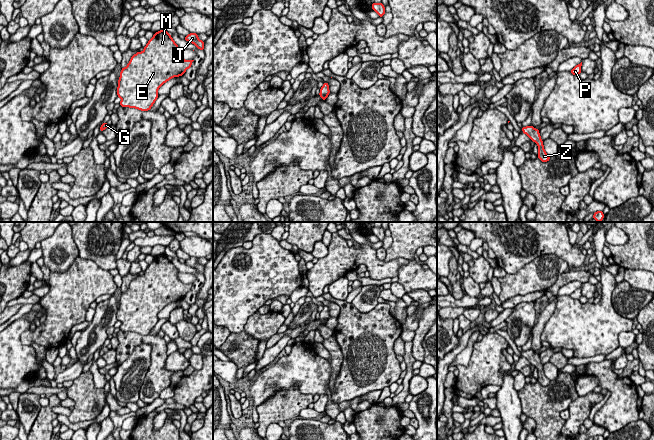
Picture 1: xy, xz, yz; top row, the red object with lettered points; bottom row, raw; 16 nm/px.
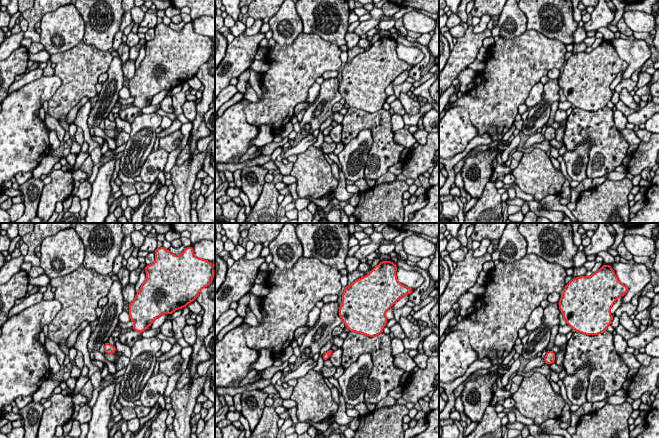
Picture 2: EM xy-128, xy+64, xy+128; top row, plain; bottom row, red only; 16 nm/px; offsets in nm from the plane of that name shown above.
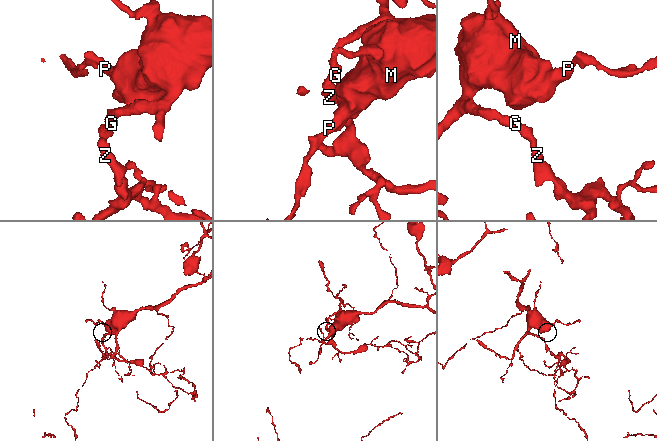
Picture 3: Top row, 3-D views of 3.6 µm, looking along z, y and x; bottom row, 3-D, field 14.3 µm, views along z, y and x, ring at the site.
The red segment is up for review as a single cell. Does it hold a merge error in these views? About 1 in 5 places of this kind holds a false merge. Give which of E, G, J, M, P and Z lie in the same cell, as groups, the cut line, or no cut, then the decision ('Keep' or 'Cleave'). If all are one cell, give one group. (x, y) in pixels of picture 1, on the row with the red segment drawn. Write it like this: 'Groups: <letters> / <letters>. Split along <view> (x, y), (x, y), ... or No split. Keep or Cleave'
Groups: E G J M P Z. No split. Keep

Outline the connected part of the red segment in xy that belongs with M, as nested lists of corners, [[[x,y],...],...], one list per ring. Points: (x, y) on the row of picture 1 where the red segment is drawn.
[[[164,29],[154,33],[142,52],[133,55],[125,68],[121,69],[117,96],[122,100],[120,106],[149,111],[159,97],[158,89],[173,77],[182,76],[194,60],[184,60],[178,55],[179,46]]]

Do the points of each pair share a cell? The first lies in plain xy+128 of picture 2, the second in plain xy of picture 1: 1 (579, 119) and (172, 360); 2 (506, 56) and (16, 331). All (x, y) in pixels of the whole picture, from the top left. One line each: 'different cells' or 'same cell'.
1: different cells
2: different cells

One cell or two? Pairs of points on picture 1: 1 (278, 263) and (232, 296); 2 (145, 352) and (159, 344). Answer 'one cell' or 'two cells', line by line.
1: one cell
2: two cells

